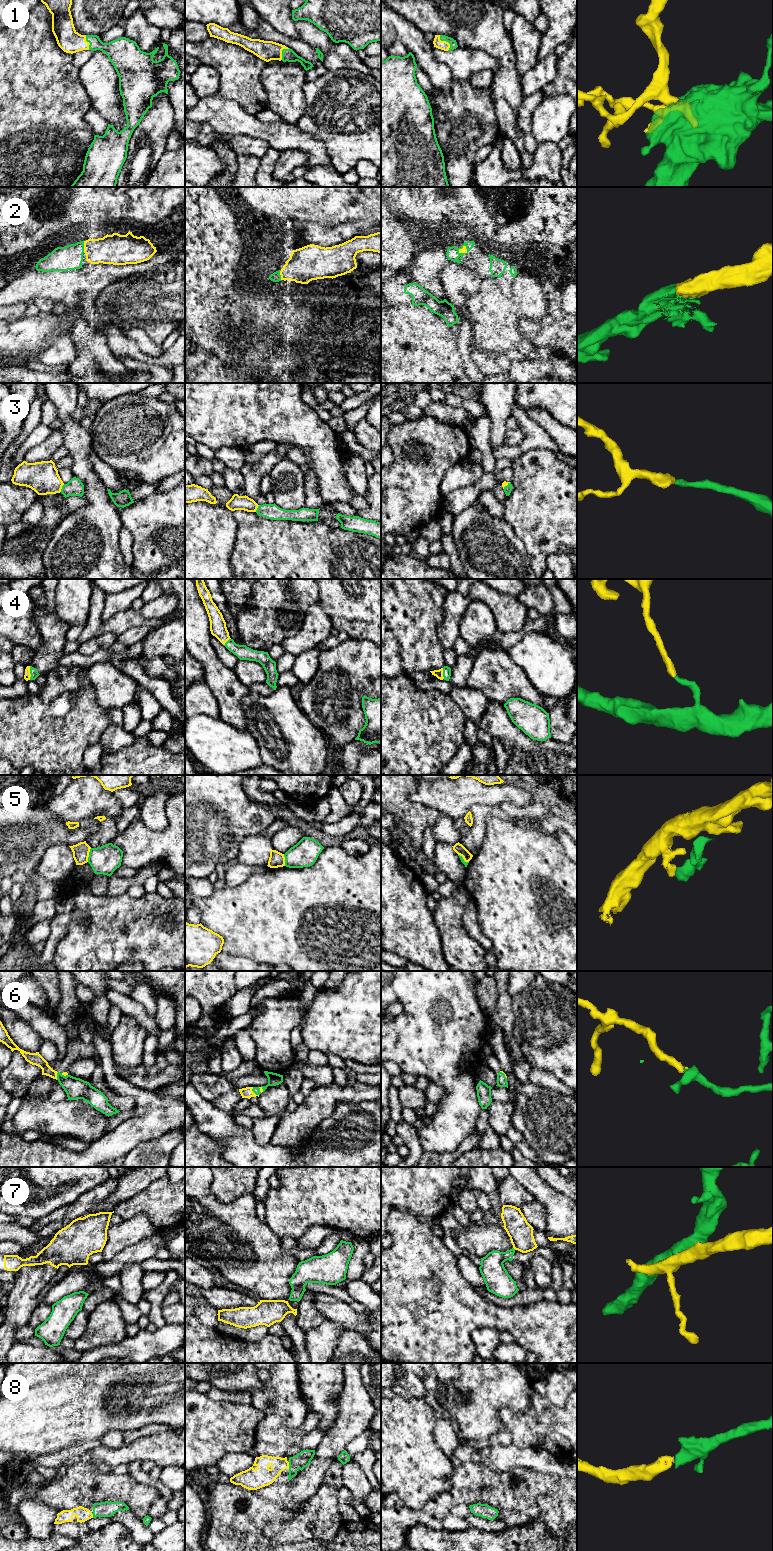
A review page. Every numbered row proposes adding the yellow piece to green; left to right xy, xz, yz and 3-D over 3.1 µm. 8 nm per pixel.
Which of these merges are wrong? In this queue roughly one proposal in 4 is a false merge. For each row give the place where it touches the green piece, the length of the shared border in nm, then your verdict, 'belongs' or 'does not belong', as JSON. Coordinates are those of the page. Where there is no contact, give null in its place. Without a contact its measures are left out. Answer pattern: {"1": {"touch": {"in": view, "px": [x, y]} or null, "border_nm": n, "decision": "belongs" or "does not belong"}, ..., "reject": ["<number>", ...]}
{"1": {"touch": {"in": "yz", "px": [446, 41]}, "border_nm": 150, "decision": "belongs"}, "2": {"touch": {"in": "xy", "px": [83, 247]}, "border_nm": 100, "decision": "belongs"}, "3": {"touch": {"in": "xy", "px": [62, 488]}, "border_nm": 70, "decision": "belongs"}, "4": {"touch": {"in": "xy", "px": [30, 673]}, "border_nm": 110, "decision": "belongs"}, "5": {"touch": {"in": "xy", "px": [89, 855]}, "border_nm": 120, "decision": "does not belong"}, "6": {"touch": {"in": "xy", "px": [57, 1076]}, "border_nm": 70, "decision": "belongs"}, "7": {"touch": null, "decision": "does not belong"}, "8": {"touch": {"in": "xz", "px": [289, 1465]}, "border_nm": 60, "decision": "belongs"}, "reject": ["5", "7"]}

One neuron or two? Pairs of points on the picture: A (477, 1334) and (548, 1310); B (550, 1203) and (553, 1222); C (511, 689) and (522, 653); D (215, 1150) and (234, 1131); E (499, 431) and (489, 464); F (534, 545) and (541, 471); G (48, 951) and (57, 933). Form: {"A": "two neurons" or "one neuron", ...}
{"A": "two neurons", "B": "one neuron", "C": "two neurons", "D": "two neurons", "E": "two neurons", "F": "one neuron", "G": "one neuron"}

